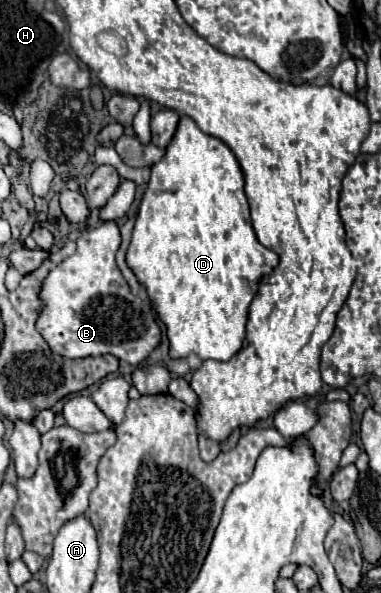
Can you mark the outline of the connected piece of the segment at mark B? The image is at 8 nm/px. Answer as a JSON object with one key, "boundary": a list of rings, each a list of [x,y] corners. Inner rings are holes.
{"boundary":[[[102,222],[94,230],[86,230],[78,238],[76,252],[60,262],[44,280],[40,298],[44,300],[44,310],[36,322],[38,332],[54,350],[54,354],[60,354],[64,358],[86,358],[86,356],[104,356],[112,354],[132,366],[142,364],[150,352],[160,344],[160,326],[156,324],[156,318],[152,314],[150,302],[142,300],[132,294],[128,282],[124,280],[122,272],[116,266],[116,252],[120,246],[120,230],[116,222]]]}

